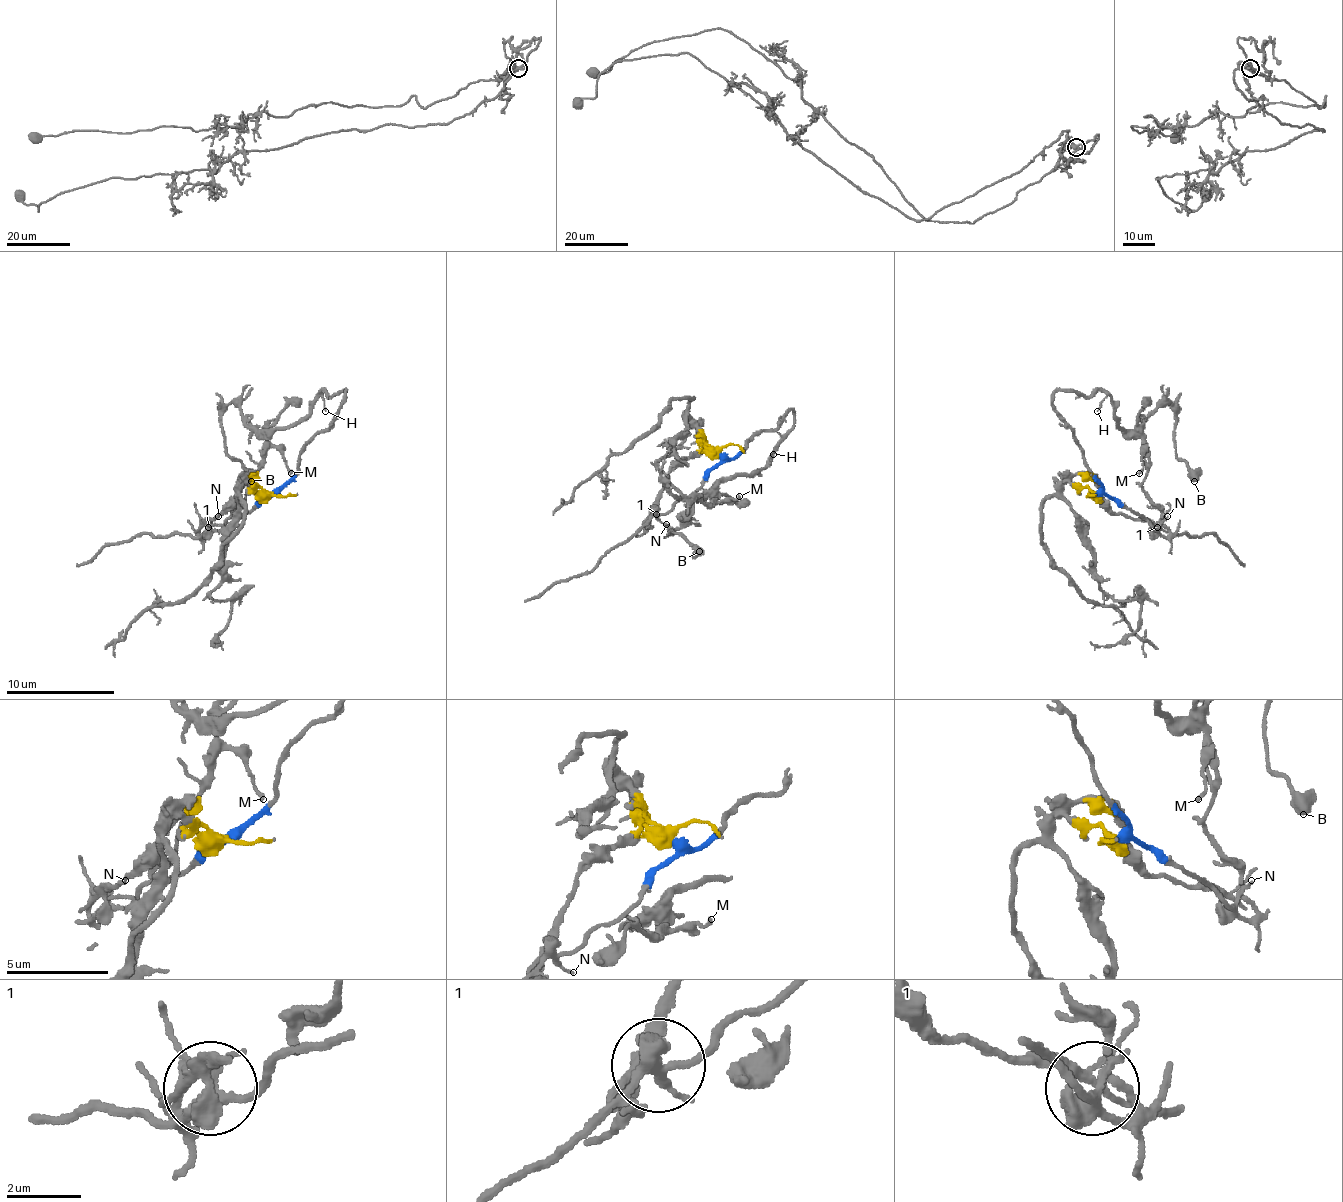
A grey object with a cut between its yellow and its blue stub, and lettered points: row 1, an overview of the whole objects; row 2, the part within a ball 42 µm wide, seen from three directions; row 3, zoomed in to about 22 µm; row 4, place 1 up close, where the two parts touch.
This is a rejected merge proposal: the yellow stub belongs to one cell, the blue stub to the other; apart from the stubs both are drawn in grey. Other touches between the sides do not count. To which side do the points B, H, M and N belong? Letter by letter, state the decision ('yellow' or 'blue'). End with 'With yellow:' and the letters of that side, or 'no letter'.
B: blue
H: blue
M: blue
N: yellow
With yellow: N

